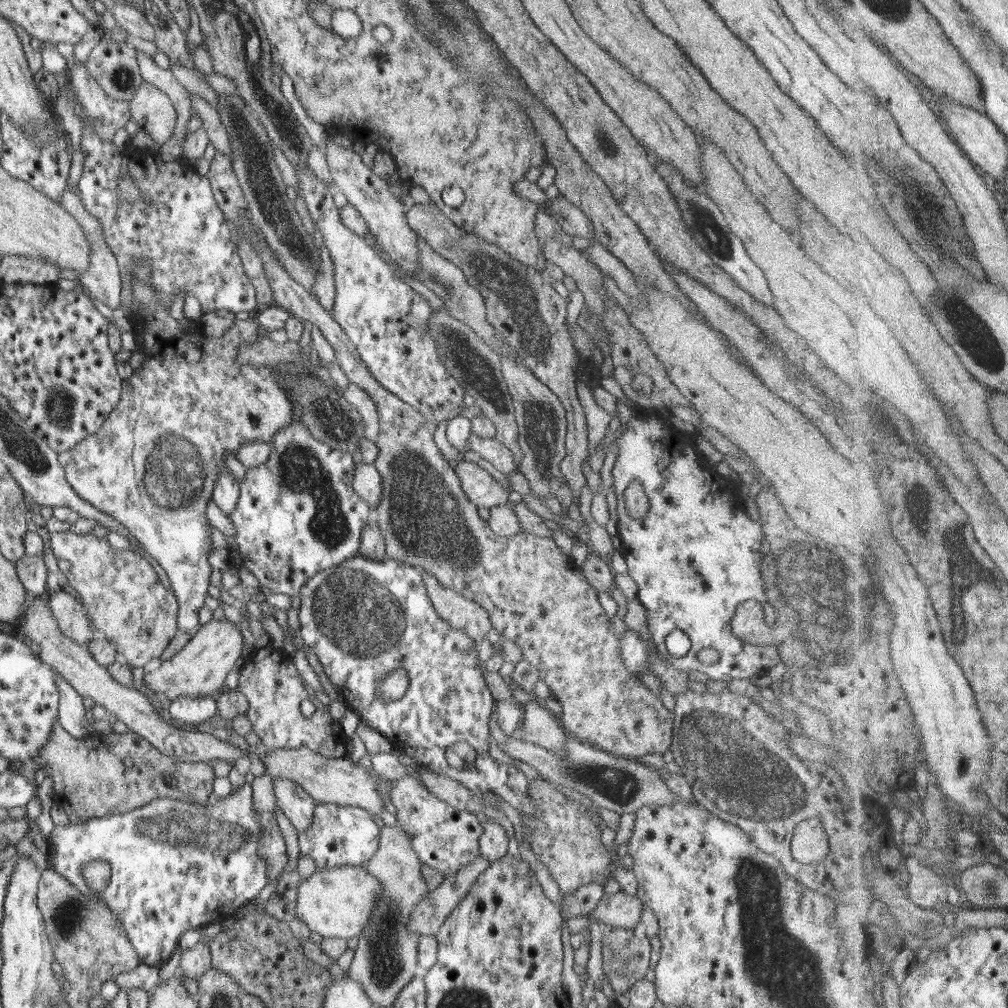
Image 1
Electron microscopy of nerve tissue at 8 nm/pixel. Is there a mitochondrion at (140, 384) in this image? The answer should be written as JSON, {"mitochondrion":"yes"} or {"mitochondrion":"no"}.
{"mitochondrion":"no"}

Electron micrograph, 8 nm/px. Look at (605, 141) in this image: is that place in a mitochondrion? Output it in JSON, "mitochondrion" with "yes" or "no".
{"mitochondrion":"yes"}

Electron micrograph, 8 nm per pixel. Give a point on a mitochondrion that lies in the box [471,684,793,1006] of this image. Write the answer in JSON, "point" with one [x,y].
{"point":[619,786]}

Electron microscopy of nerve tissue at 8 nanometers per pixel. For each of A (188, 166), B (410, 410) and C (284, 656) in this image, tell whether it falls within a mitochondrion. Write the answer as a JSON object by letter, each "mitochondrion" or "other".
{"A":"other","B":"other","C":"other"}

